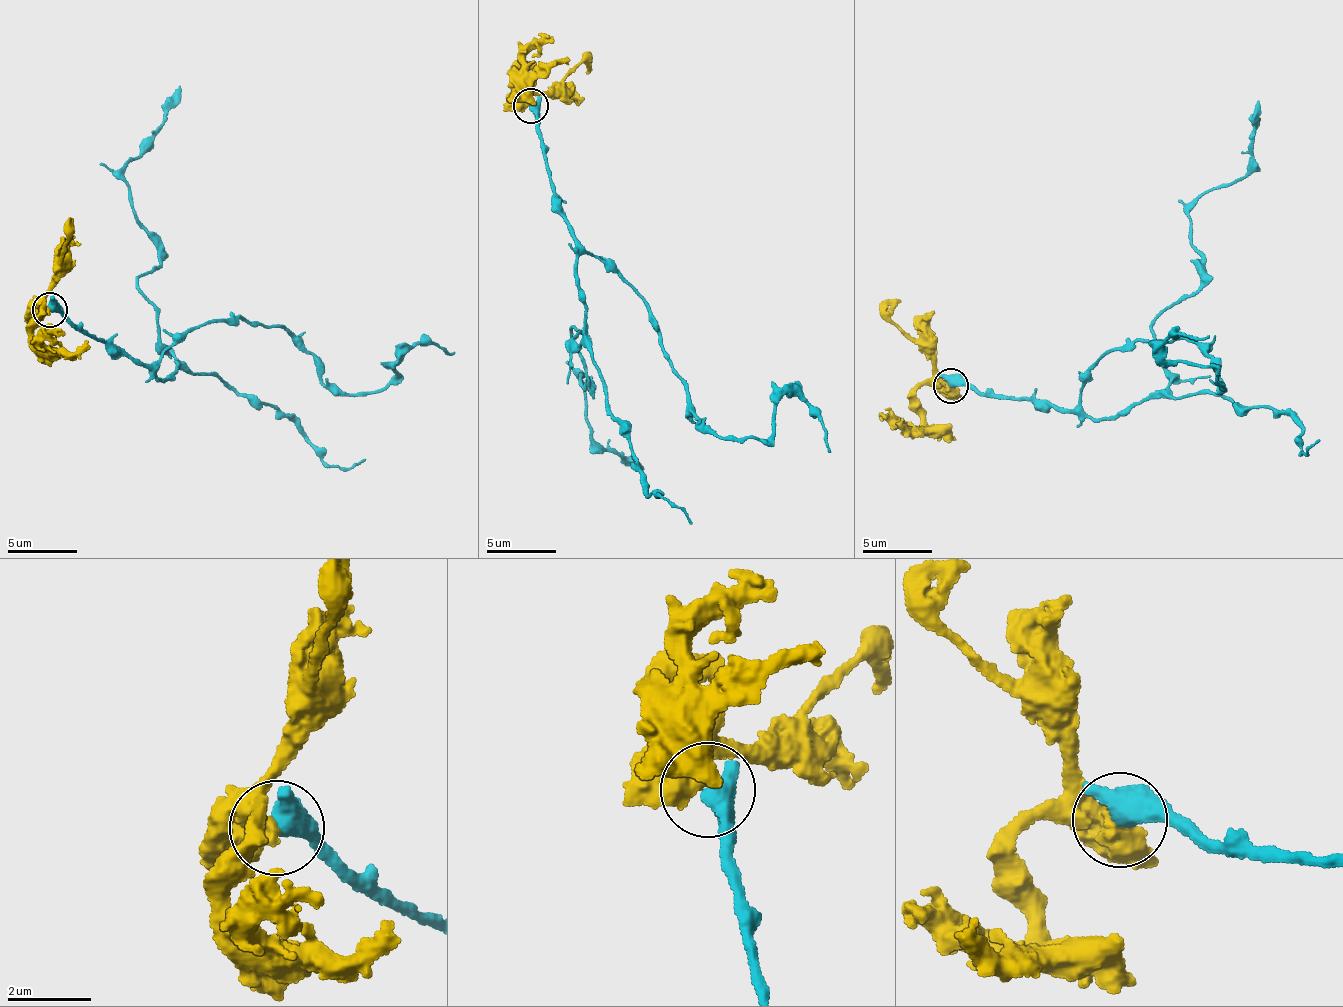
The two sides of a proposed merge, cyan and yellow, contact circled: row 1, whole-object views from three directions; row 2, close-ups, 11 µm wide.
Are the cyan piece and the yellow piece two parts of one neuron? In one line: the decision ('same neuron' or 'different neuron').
different neuron

